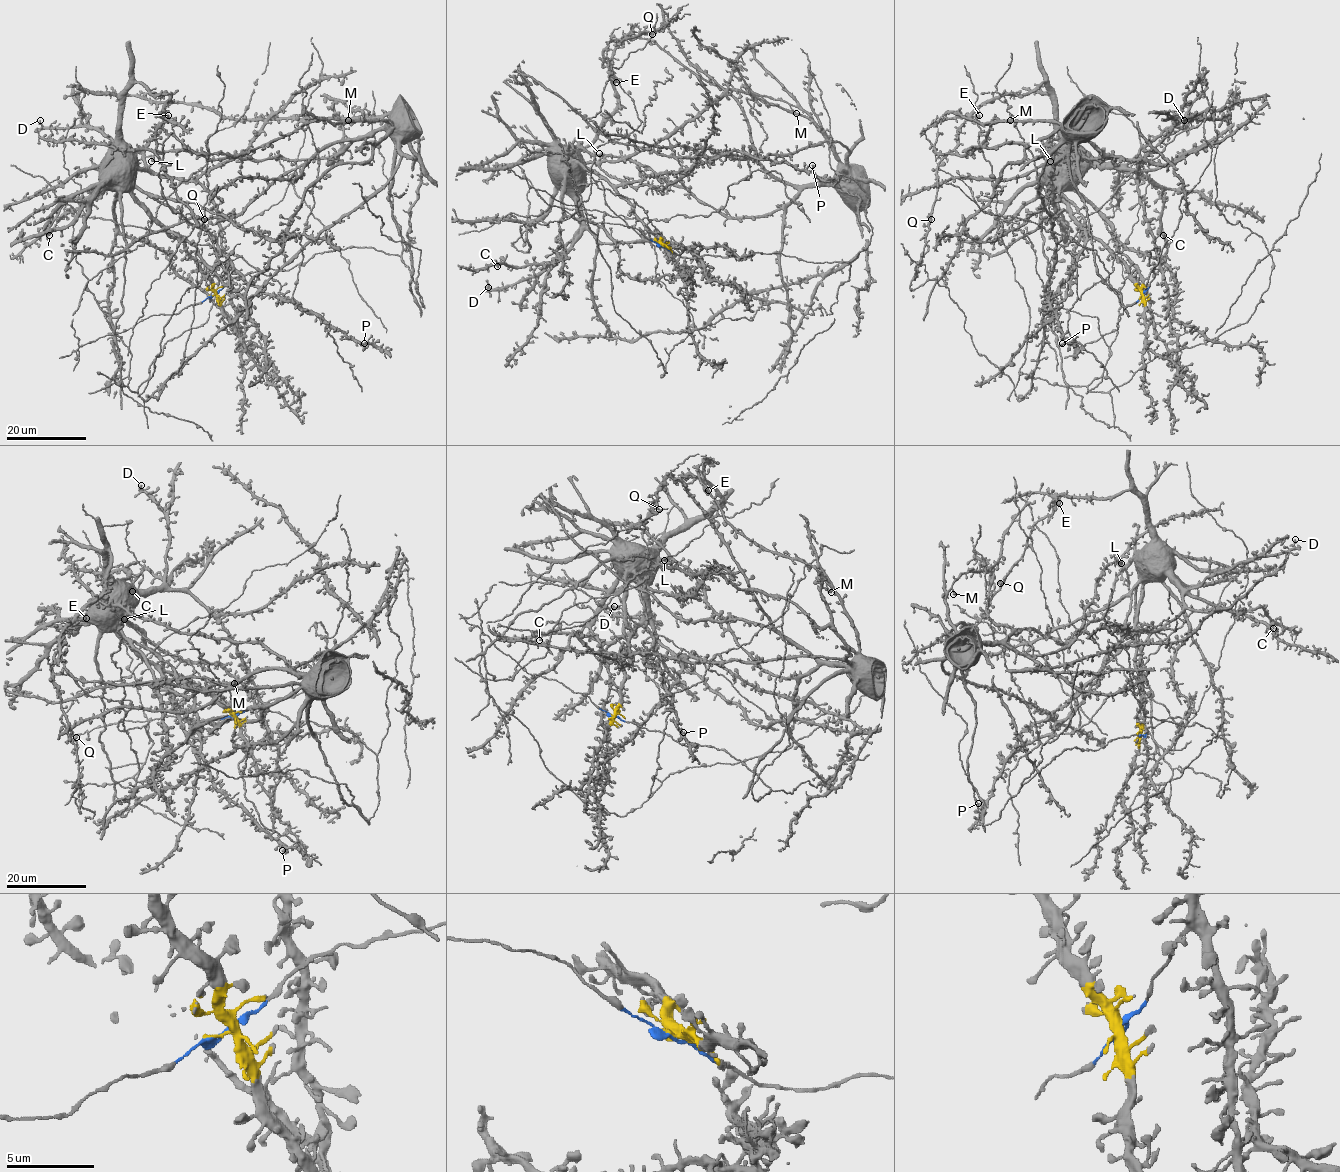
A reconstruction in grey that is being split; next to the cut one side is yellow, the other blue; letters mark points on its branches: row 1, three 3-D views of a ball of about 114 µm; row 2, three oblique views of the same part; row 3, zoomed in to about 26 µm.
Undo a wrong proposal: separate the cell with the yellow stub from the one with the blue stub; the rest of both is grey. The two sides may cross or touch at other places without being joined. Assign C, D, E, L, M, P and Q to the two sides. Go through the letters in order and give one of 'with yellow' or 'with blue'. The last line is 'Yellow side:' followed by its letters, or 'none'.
C: with yellow
D: with yellow
E: with yellow
L: with blue
M: with blue
P: with yellow
Q: with yellow
Yellow side: C, D, E, P, Q

